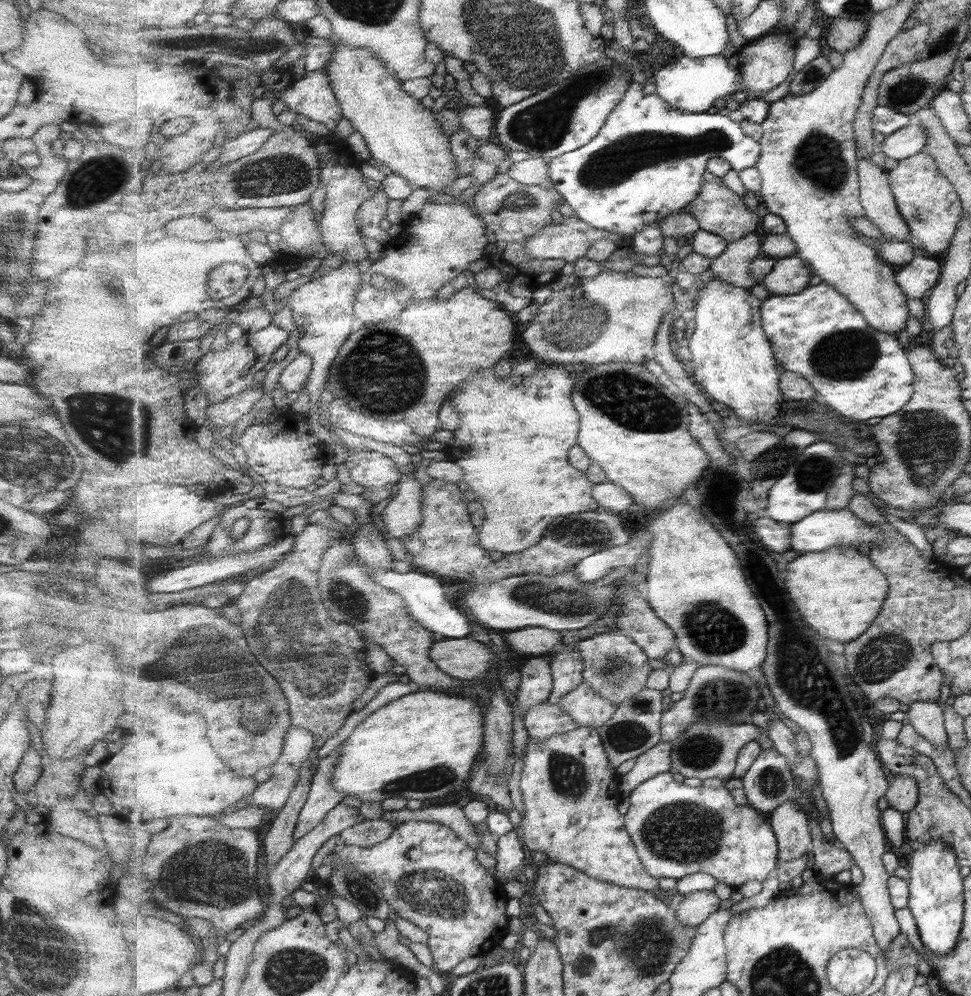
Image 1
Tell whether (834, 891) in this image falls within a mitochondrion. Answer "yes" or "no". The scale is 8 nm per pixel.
no

